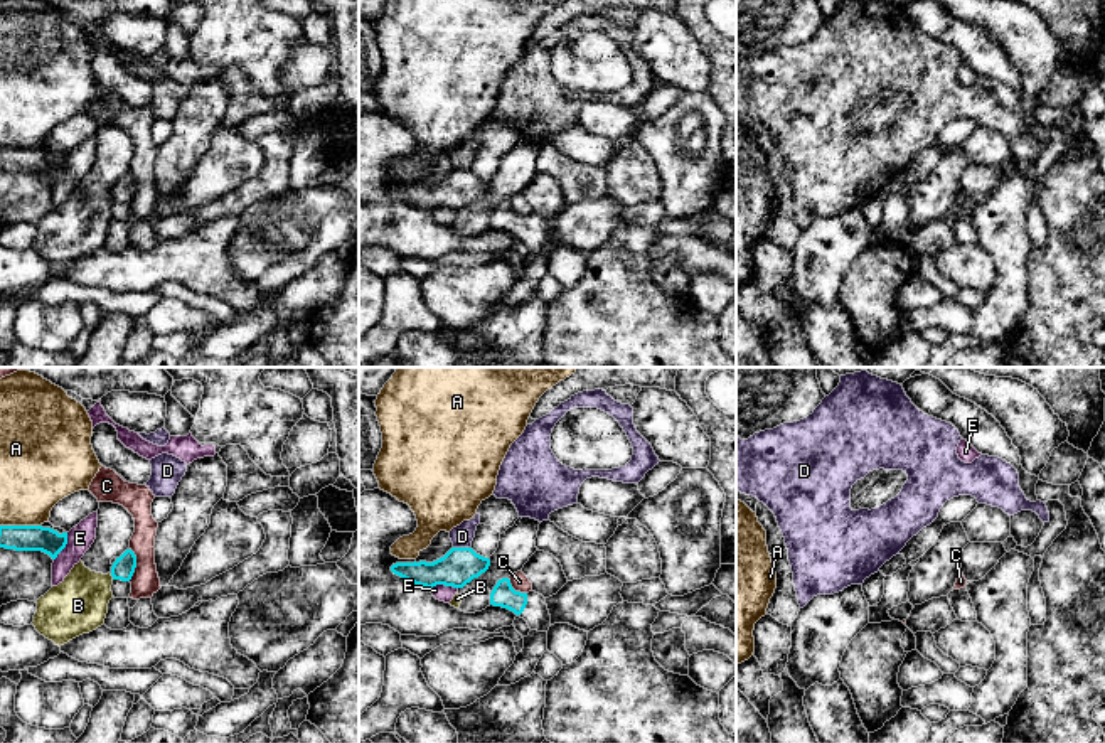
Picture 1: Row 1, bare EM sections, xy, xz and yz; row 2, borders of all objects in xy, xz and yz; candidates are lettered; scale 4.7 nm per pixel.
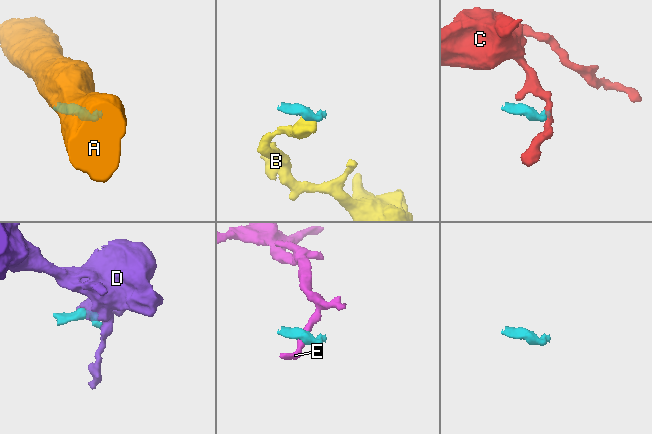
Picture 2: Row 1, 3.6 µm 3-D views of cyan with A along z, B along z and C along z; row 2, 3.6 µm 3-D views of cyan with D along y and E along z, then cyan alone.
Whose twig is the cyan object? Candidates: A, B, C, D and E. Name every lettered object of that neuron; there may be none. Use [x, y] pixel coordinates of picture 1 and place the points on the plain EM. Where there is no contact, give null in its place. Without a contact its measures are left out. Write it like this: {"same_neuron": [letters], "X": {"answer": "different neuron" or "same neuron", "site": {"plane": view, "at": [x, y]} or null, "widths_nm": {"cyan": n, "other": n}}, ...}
{"same_neuron": [], "A": {"answer": "different neuron", "site": {"plane": "xy", "at": [21, 149]}, "widths_nm": {"cyan": 130, "other": 340}}, "B": {"answer": "different neuron", "site": {"plane": "xy", "at": [112, 197]}, "widths_nm": {"cyan": 110, "other": 280}}, "C": {"answer": "different neuron", "site": {"plane": "xy", "at": [135, 187]}, "widths_nm": {"cyan": 110, "other": 140}}, "D": {"answer": "different neuron", "site": {"plane": "xz", "at": [462, 171]}, "widths_nm": {"cyan": 180, "other": 110}}, "E": {"answer": "different neuron", "site": {"plane": "xy", "at": [64, 169]}, "widths_nm": {"cyan": 130, "other": 120}}}

